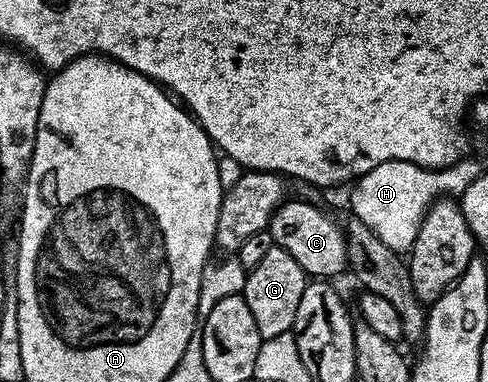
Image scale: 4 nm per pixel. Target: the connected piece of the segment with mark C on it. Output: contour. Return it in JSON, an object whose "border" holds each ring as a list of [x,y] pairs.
{"border":[[[286,198],[281,207],[275,209],[267,230],[271,233],[273,245],[291,253],[291,257],[295,257],[295,261],[299,261],[305,270],[306,276],[329,277],[325,275],[337,275],[341,270],[346,270],[349,258],[345,232],[336,218],[333,220],[327,212],[320,211],[317,205],[307,199]]]}

